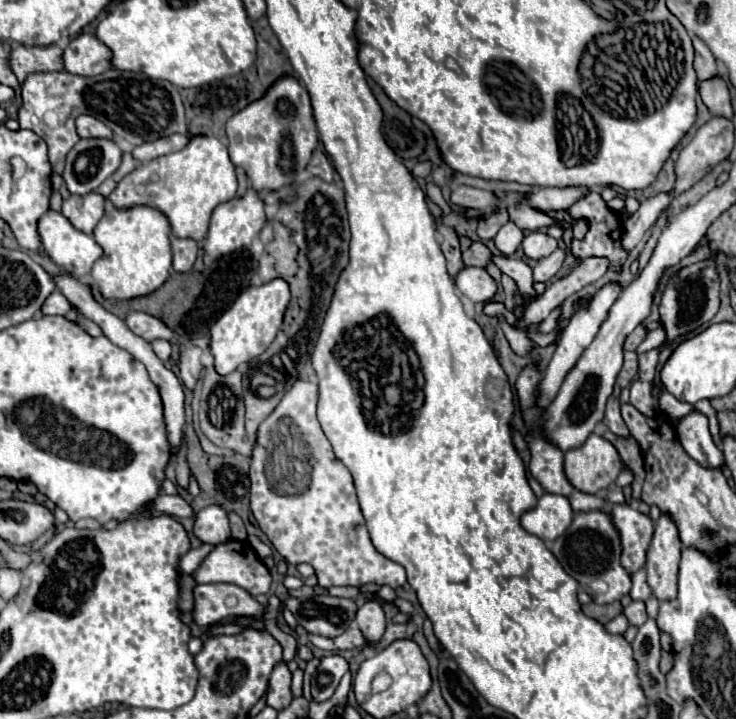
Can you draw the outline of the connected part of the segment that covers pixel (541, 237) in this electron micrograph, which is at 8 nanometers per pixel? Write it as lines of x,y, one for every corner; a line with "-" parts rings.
536,230
536,232
530,232
526,238
524,238
524,242
522,242
522,248
524,248
524,252
526,252
526,256
528,258
546,258
546,256
550,256
556,248
558,248
558,240
556,238
552,238
552,236
548,236
546,232
542,232
542,230

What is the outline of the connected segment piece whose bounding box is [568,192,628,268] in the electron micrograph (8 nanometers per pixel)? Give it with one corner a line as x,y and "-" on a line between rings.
590,192
586,198
578,200
568,208
572,218
586,218
590,230
584,240
572,242
572,252
580,258
606,256
610,258
612,268
620,268
628,252
620,248
620,216
612,212
598,192

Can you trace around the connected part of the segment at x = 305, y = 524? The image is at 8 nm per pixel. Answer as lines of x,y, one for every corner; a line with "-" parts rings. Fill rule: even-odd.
298,380
292,390
280,400
276,410
260,424
250,464
250,508
260,526
280,556
292,564
310,564
316,570
318,584
330,586
364,586
380,584
400,588
406,582
406,572
400,564
382,556
366,530
362,510
356,500
354,478
350,470
334,456
334,450
324,436
316,418
318,386
310,380

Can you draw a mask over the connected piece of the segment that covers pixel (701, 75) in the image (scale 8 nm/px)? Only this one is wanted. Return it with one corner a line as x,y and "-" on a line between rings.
692,36
694,42
694,70
698,74
698,80
706,80
718,74
718,64
716,58
712,56
710,48
700,40
698,36

